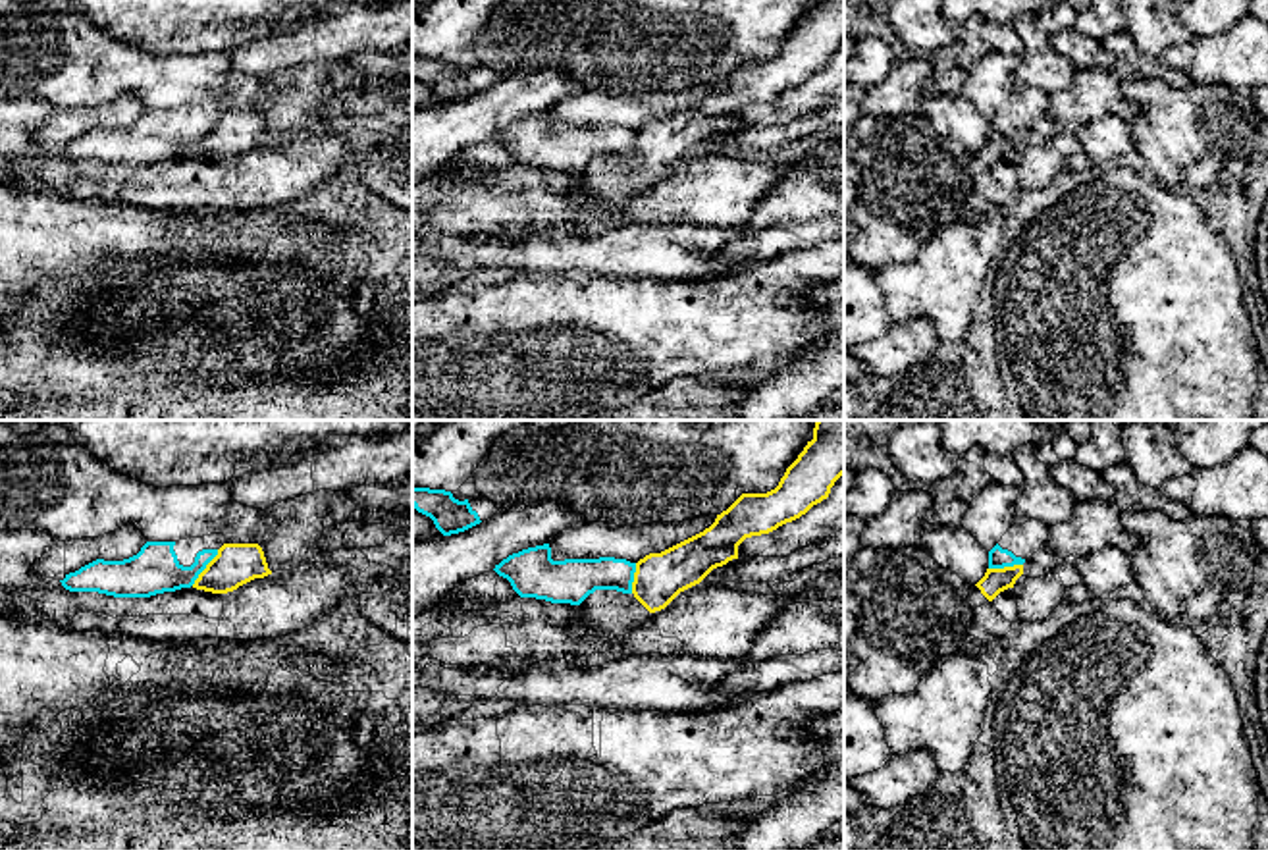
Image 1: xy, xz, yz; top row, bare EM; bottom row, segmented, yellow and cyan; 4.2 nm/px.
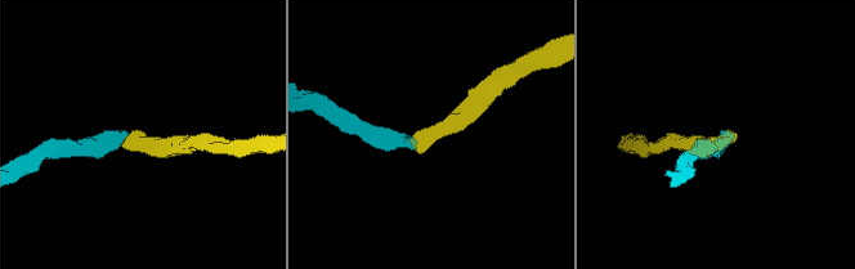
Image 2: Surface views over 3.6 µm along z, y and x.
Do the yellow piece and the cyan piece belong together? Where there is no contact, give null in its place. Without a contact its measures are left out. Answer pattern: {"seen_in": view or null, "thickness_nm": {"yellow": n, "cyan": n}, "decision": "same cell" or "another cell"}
{"seen_in": "xy", "thickness_nm": {"yellow": 180, "cyan": 200}, "decision": "another cell"}

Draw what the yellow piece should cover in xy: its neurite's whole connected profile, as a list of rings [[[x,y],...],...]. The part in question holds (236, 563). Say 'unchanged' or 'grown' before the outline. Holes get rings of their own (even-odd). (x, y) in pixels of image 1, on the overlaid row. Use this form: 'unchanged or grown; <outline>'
unchanged; [[[224,544],[218,555],[198,574],[193,588],[227,594],[268,574],[272,574],[272,571],[258,544]]]

